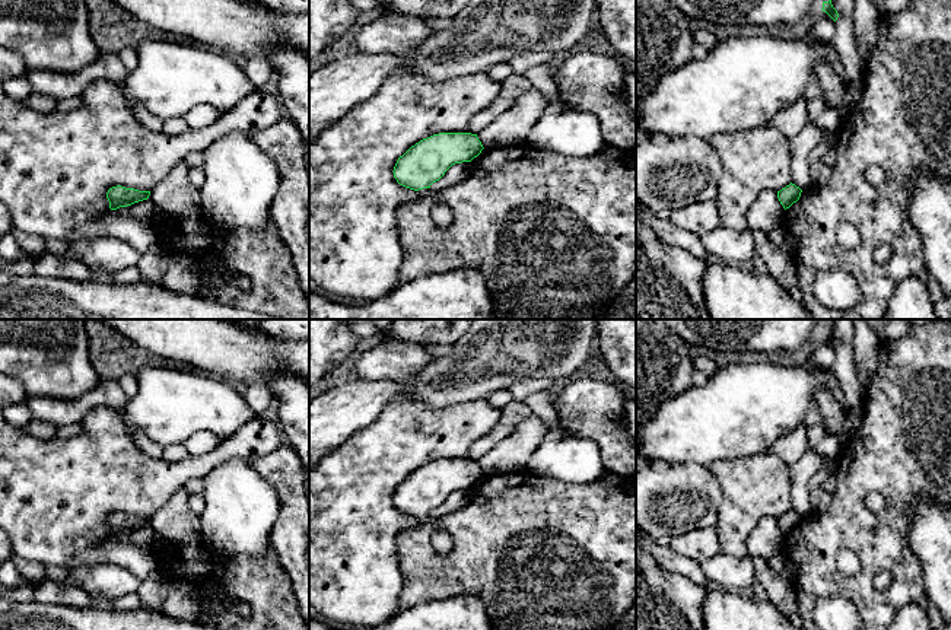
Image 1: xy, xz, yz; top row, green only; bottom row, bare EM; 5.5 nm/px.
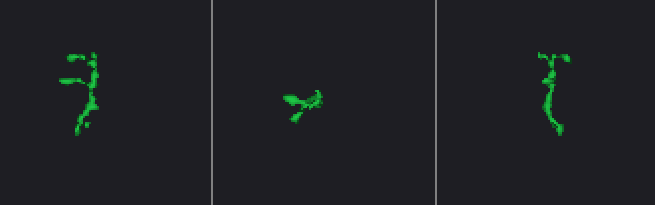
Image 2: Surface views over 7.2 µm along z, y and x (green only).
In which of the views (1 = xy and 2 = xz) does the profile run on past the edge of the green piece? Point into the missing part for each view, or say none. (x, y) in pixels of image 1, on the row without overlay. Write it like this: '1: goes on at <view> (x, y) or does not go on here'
1: does not go on here
2: does not go on here

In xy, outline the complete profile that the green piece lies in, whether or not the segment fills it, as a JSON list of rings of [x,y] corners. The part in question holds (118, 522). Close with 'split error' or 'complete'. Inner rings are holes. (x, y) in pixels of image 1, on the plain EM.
[[[121,512],[112,513],[106,519],[106,525],[109,528],[109,535],[117,537],[120,534],[127,534],[134,529],[147,526],[150,522],[150,518],[139,518],[134,515],[125,515]]] | complete

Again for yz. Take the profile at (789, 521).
[[[791,509],[789,512],[777,518],[777,525],[780,531],[783,532],[783,535],[786,537],[799,526],[801,519],[802,516]]] | complete

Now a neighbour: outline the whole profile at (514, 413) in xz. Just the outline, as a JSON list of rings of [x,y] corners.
[[[511,401],[500,410],[497,424],[487,435],[481,436],[476,443],[473,443],[468,459],[478,461],[484,454],[508,438],[528,416],[529,410],[525,402]]]

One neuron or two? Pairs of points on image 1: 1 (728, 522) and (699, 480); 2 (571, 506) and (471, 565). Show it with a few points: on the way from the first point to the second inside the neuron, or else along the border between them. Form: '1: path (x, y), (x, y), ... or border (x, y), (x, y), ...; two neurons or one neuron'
1: border (712, 474), (721, 490), (721, 505), (715, 525); two neurons
2: path (546, 519), (531, 528), (511, 531), (496, 546); one neuron

